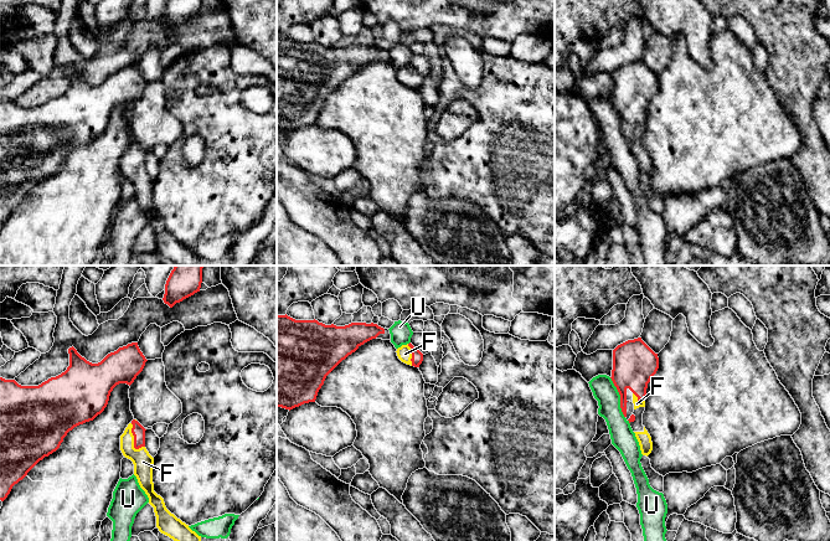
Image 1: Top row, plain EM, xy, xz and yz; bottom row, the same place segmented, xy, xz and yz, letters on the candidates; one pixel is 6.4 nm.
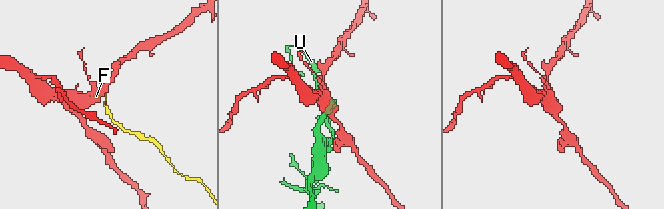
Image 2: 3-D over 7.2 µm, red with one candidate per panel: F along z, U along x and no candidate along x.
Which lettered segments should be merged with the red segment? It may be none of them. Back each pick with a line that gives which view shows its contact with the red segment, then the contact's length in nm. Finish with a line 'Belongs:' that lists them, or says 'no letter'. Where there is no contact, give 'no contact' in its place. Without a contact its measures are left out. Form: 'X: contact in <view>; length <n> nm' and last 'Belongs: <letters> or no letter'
F: contact in xy; length 180 nm
Belongs: F

